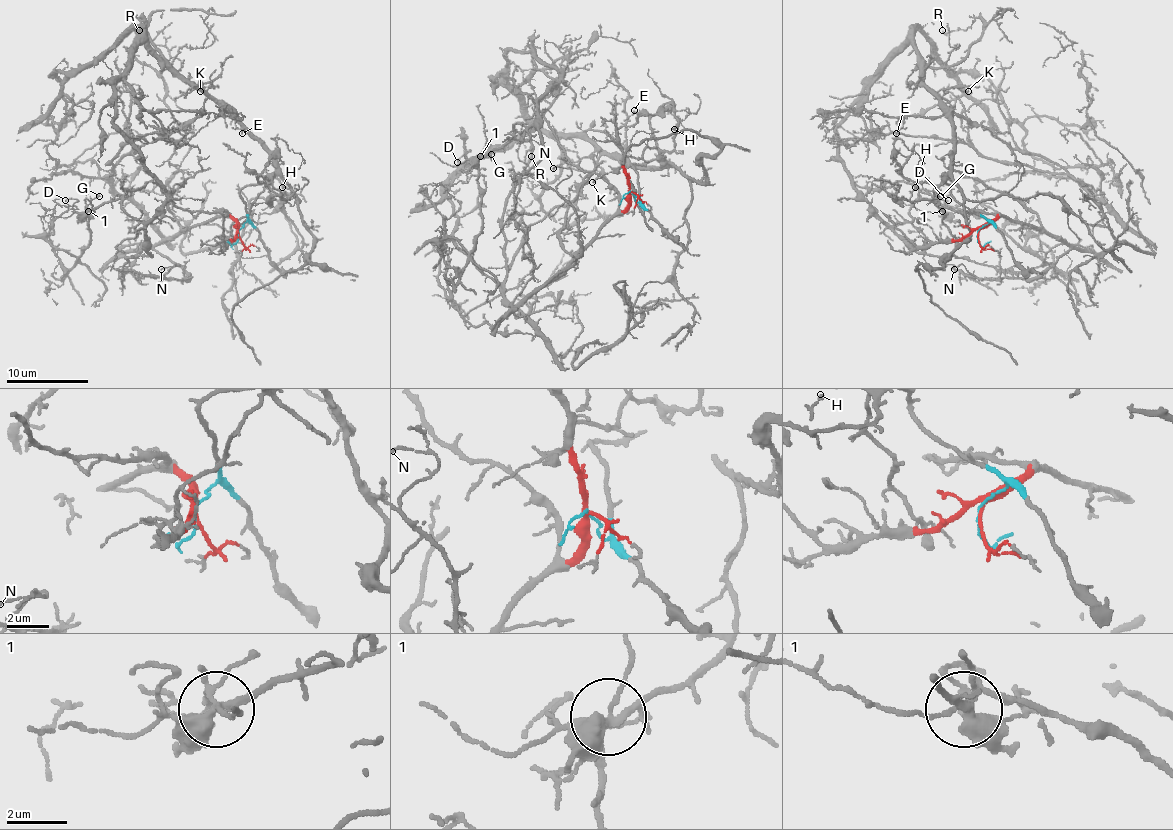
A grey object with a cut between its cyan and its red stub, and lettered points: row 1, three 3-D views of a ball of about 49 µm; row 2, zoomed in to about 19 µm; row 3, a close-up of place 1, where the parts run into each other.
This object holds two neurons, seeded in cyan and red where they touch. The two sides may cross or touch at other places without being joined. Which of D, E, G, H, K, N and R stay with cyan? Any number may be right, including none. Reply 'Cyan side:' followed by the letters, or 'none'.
Cyan side: D, E, G, H, K, R

